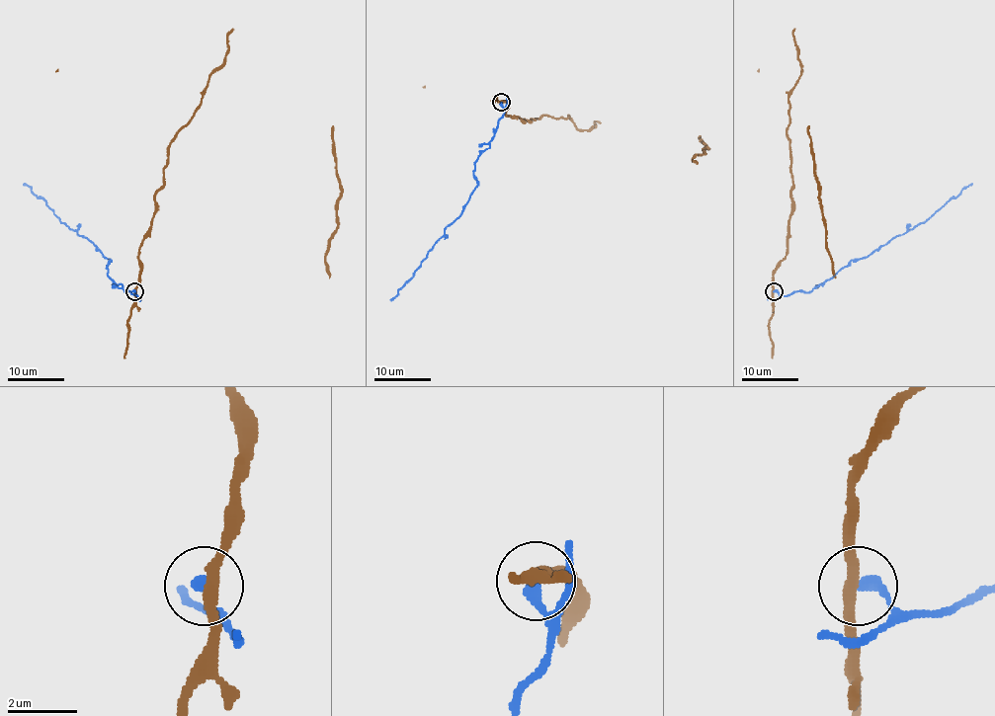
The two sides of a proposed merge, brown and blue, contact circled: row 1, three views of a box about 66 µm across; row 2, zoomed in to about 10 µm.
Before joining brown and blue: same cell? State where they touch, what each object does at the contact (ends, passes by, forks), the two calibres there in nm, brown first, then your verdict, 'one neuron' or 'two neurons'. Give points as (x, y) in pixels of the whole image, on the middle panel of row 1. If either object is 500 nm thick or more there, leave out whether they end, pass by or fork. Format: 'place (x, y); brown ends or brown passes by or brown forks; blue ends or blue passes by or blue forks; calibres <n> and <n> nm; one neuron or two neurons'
place (501, 102); brown passes by; blue ends; calibres 320 and 320 nm; two neurons

